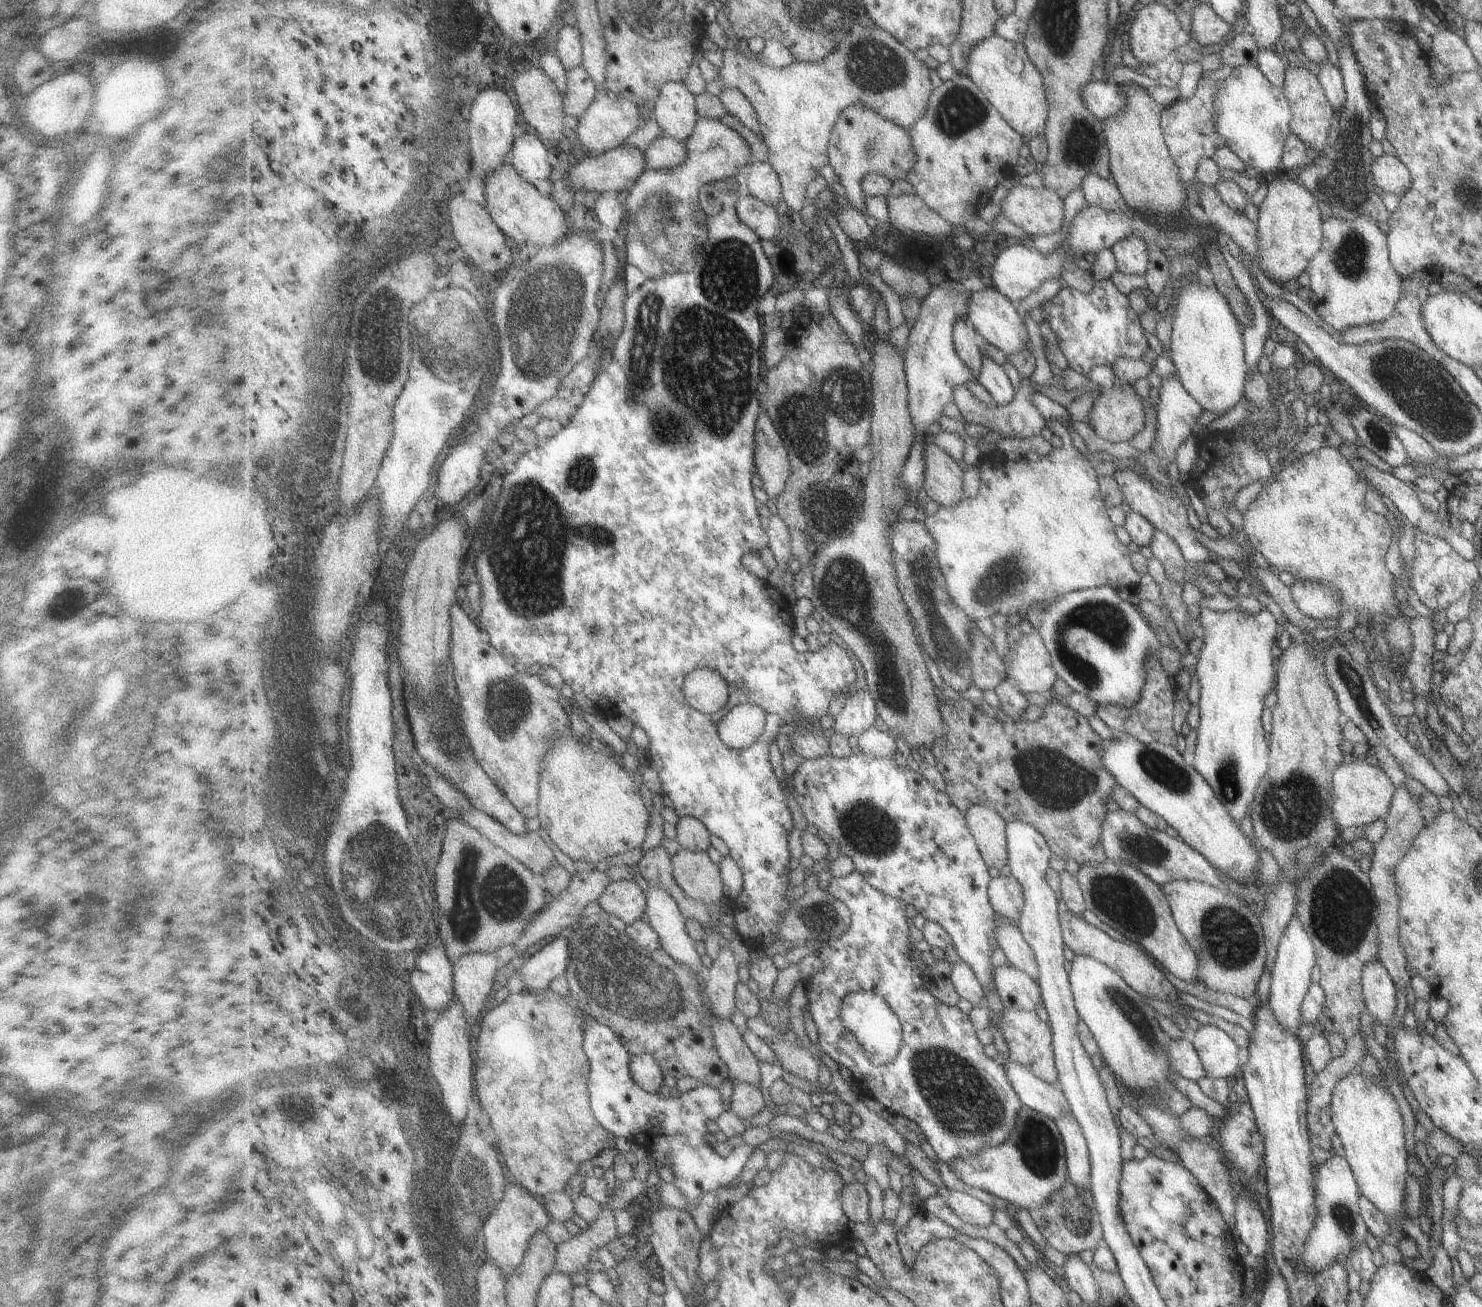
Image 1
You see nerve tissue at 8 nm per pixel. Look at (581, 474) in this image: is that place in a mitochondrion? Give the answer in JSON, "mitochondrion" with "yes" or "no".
{"mitochondrion":"yes"}

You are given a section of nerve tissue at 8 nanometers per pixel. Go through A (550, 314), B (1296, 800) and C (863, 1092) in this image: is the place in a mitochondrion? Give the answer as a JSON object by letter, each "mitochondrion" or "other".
{"A":"mitochondrion","B":"mitochondrion","C":"other"}

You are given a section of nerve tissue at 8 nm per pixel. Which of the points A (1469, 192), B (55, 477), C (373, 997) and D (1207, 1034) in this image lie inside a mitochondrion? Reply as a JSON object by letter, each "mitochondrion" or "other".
{"A":"mitochondrion","B":"mitochondrion","C":"mitochondrion","D":"other"}

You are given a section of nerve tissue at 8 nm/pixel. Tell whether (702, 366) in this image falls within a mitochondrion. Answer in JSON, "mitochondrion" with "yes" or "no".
{"mitochondrion":"yes"}

